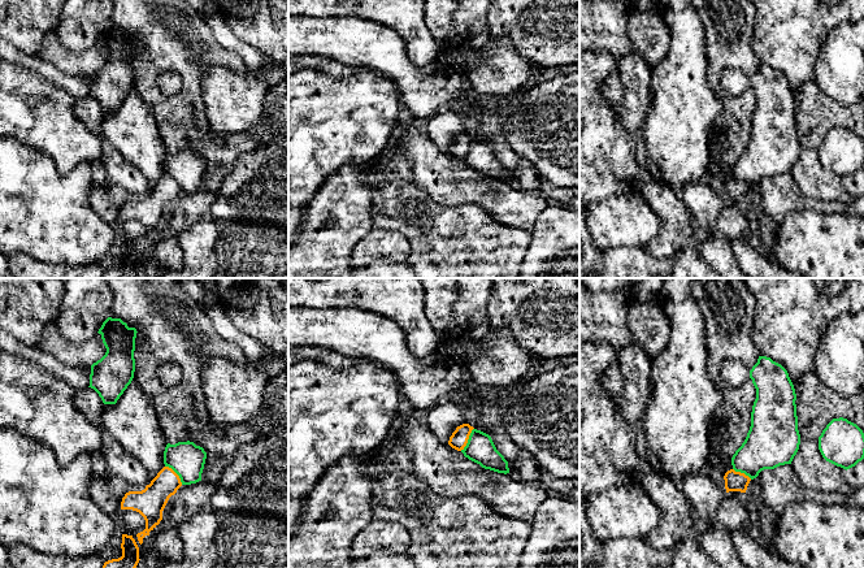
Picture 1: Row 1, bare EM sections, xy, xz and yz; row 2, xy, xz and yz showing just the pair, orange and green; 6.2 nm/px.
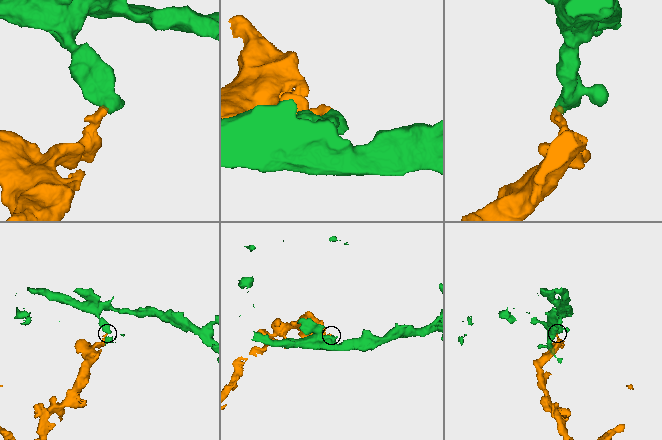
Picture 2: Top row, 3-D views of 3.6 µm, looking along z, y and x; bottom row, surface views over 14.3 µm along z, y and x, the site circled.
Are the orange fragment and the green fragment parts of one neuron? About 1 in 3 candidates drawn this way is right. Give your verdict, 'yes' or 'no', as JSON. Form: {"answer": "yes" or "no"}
{"answer": "no"}

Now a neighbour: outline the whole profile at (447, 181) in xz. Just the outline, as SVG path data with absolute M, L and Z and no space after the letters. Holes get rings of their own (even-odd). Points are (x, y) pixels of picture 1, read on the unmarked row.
M405 112L395 129L400 134L392 139L409 159L414 183L439 205L477 204L503 226L527 231L534 229L538 216L548 205L538 192L485 178L461 160L439 151Z

